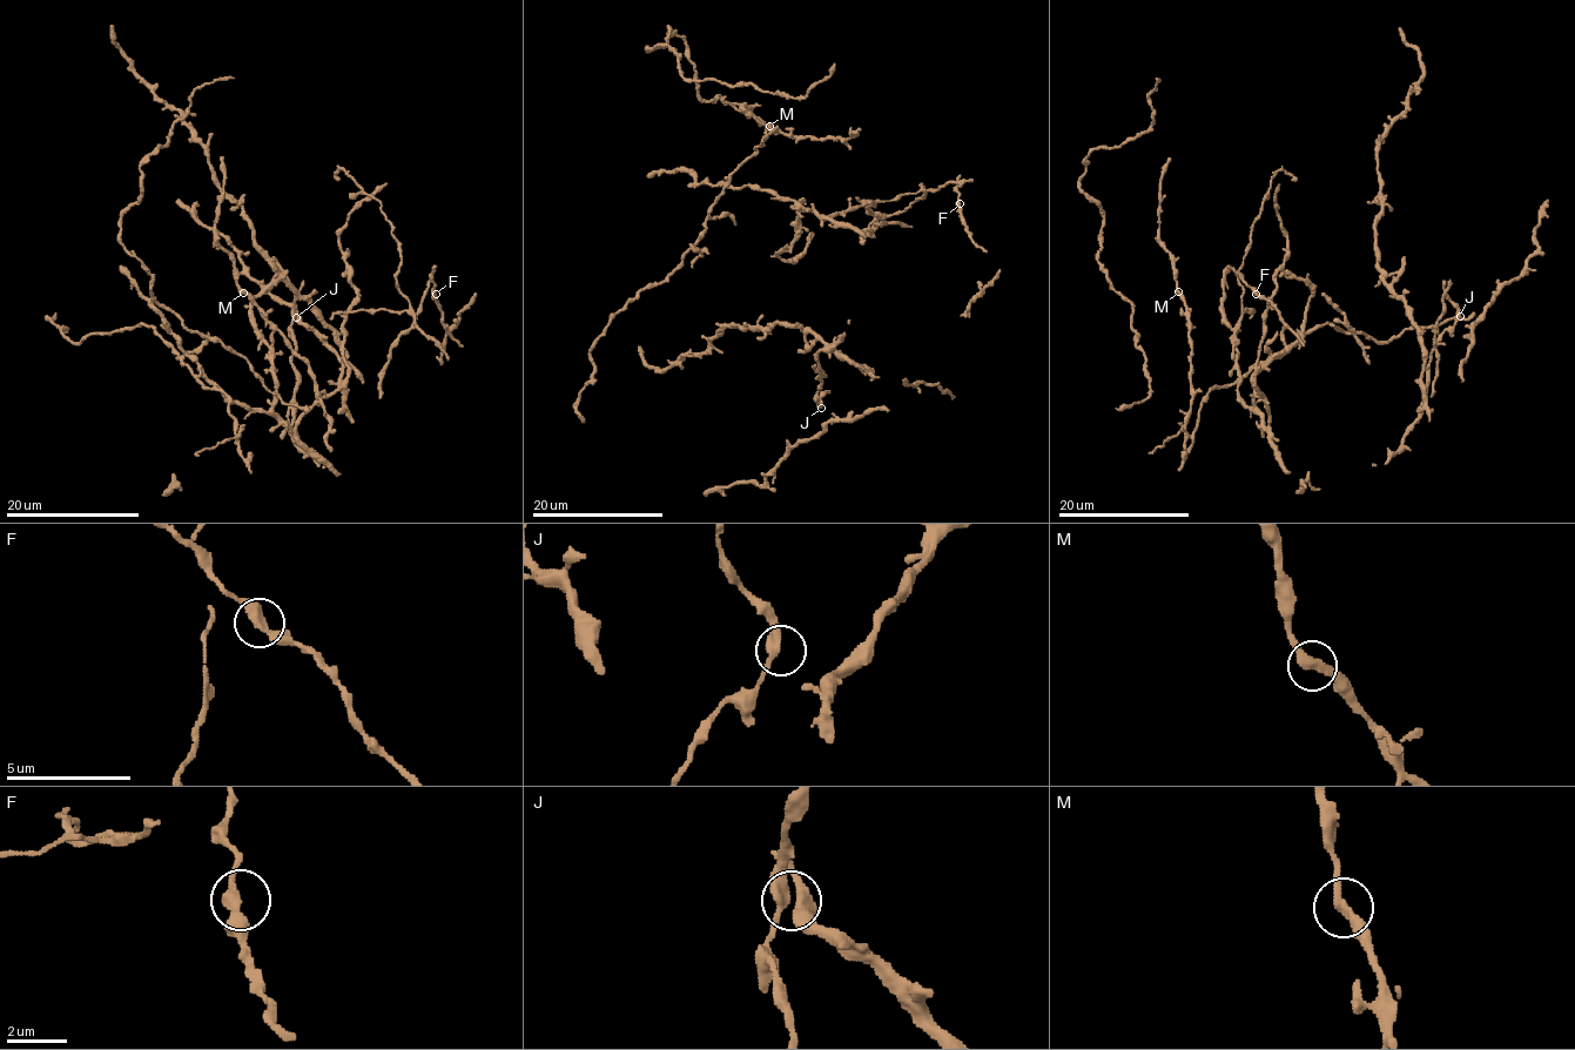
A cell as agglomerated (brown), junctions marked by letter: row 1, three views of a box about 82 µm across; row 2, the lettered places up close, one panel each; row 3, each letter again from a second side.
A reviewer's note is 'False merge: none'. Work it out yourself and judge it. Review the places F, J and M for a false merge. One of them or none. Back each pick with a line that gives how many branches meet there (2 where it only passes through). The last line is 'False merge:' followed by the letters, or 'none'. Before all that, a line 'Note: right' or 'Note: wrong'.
Note: right
False merge: none

